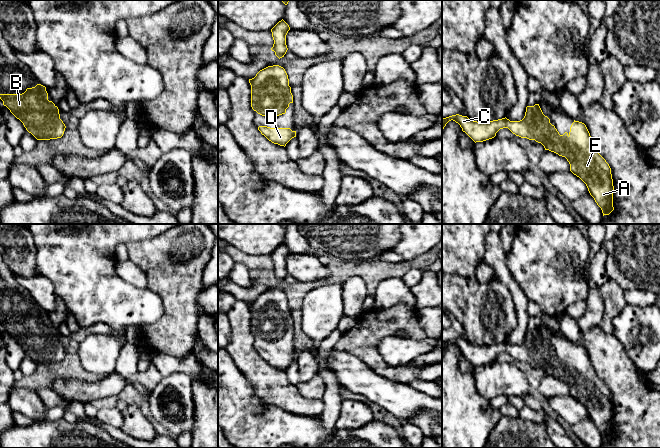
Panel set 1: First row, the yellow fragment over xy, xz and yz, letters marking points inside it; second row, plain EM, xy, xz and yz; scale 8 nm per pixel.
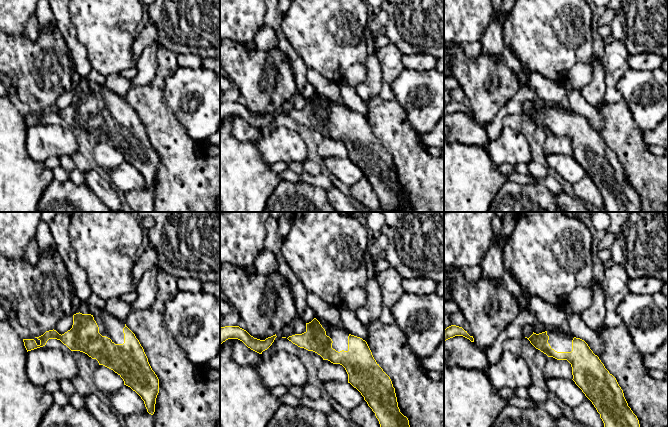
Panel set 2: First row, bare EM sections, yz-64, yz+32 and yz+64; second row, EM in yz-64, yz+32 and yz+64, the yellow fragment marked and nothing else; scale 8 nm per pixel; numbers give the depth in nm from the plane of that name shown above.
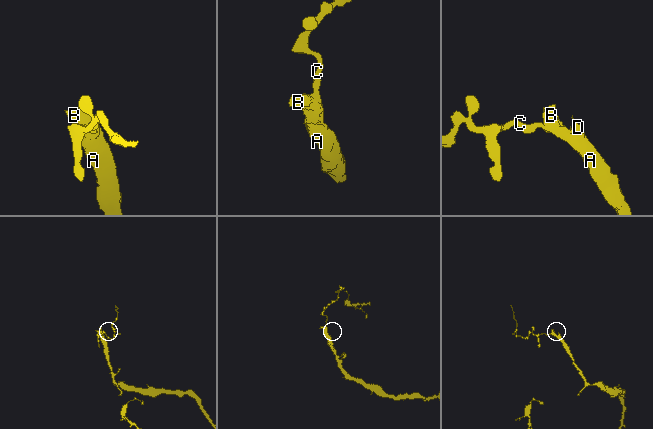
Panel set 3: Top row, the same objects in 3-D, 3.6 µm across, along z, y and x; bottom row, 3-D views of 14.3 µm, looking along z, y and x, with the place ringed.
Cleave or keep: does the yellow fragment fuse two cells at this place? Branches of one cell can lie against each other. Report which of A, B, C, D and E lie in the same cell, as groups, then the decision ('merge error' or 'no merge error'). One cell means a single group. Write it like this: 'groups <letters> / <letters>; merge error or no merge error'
groups A B C D E; no merge error

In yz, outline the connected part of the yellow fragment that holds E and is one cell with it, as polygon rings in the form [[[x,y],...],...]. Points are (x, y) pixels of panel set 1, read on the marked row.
[[[527,106],[525,116],[520,121],[502,118],[489,122],[477,122],[459,114],[442,118],[442,130],[449,121],[455,121],[475,143],[492,139],[503,128],[508,128],[521,138],[535,140],[549,150],[565,157],[570,171],[587,186],[590,195],[601,208],[603,216],[613,210],[613,179],[611,168],[598,153],[586,125],[575,121],[570,132],[560,135],[550,119],[539,106]]]

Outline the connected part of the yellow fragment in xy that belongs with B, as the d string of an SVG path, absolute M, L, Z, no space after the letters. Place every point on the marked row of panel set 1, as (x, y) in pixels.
M37 84L22 94L0 94L0 99L37 140L63 136L66 126L60 119L58 107L48 100L45 86Z

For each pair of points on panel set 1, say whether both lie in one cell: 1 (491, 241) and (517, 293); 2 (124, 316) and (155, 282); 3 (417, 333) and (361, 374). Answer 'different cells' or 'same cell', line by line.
1: same cell
2: different cells
3: different cells

